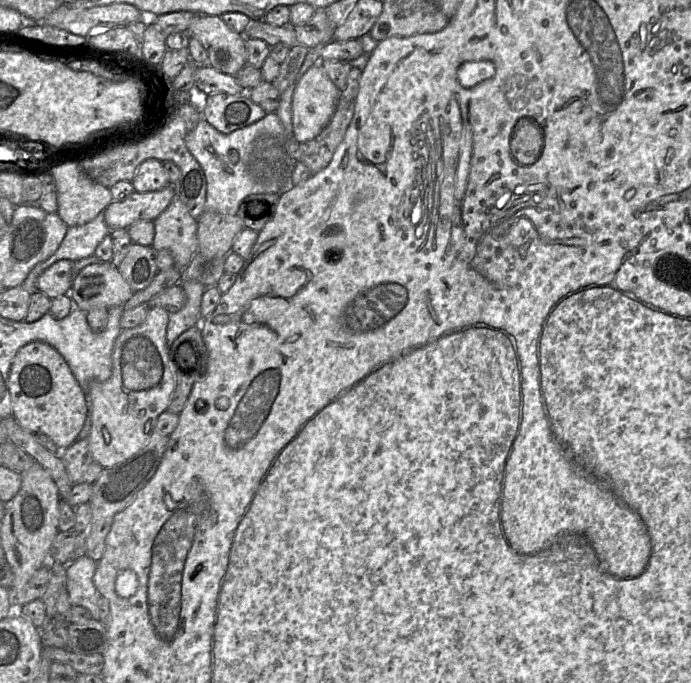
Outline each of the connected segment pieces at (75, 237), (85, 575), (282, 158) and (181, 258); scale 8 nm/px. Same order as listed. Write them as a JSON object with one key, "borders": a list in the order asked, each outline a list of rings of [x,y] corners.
{"borders":[[[[103,211],[84,225],[68,227],[67,233],[56,252],[46,260],[36,264],[21,286],[25,289],[32,282],[36,273],[61,259],[79,261],[94,255],[98,244],[110,232]]],[[[82,556],[66,566],[66,589],[72,605],[87,608],[93,619],[99,620],[97,607],[97,589],[93,577],[97,562],[89,556]]],[[[267,113],[265,117],[237,129],[230,134],[223,134],[201,118],[197,126],[185,137],[185,144],[189,152],[195,157],[206,177],[205,210],[227,215],[236,215],[242,200],[252,194],[281,194],[284,187],[291,188],[291,176],[297,163],[299,143],[293,134],[288,134],[278,115]]],[[[176,193],[169,206],[155,218],[154,227],[151,246],[157,251],[170,251],[174,265],[184,269],[198,252],[198,222]]]]}

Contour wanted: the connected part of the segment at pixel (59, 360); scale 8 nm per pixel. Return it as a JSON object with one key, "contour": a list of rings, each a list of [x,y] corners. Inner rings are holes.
{"contour":[[[33,341],[20,348],[10,367],[9,392],[12,416],[24,430],[48,436],[61,450],[77,440],[88,415],[88,403],[68,363],[54,347]]]}

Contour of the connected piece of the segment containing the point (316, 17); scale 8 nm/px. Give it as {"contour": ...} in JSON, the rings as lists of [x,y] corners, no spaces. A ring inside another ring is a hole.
{"contour":[[[317,10],[308,22],[292,28],[297,43],[310,49],[324,46],[333,40],[333,32],[336,26],[329,21],[325,10]]]}

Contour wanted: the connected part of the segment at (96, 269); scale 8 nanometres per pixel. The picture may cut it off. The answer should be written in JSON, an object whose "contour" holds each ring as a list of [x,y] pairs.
{"contour":[[[111,262],[90,264],[75,276],[67,295],[84,312],[95,307],[124,306],[134,291]]]}

